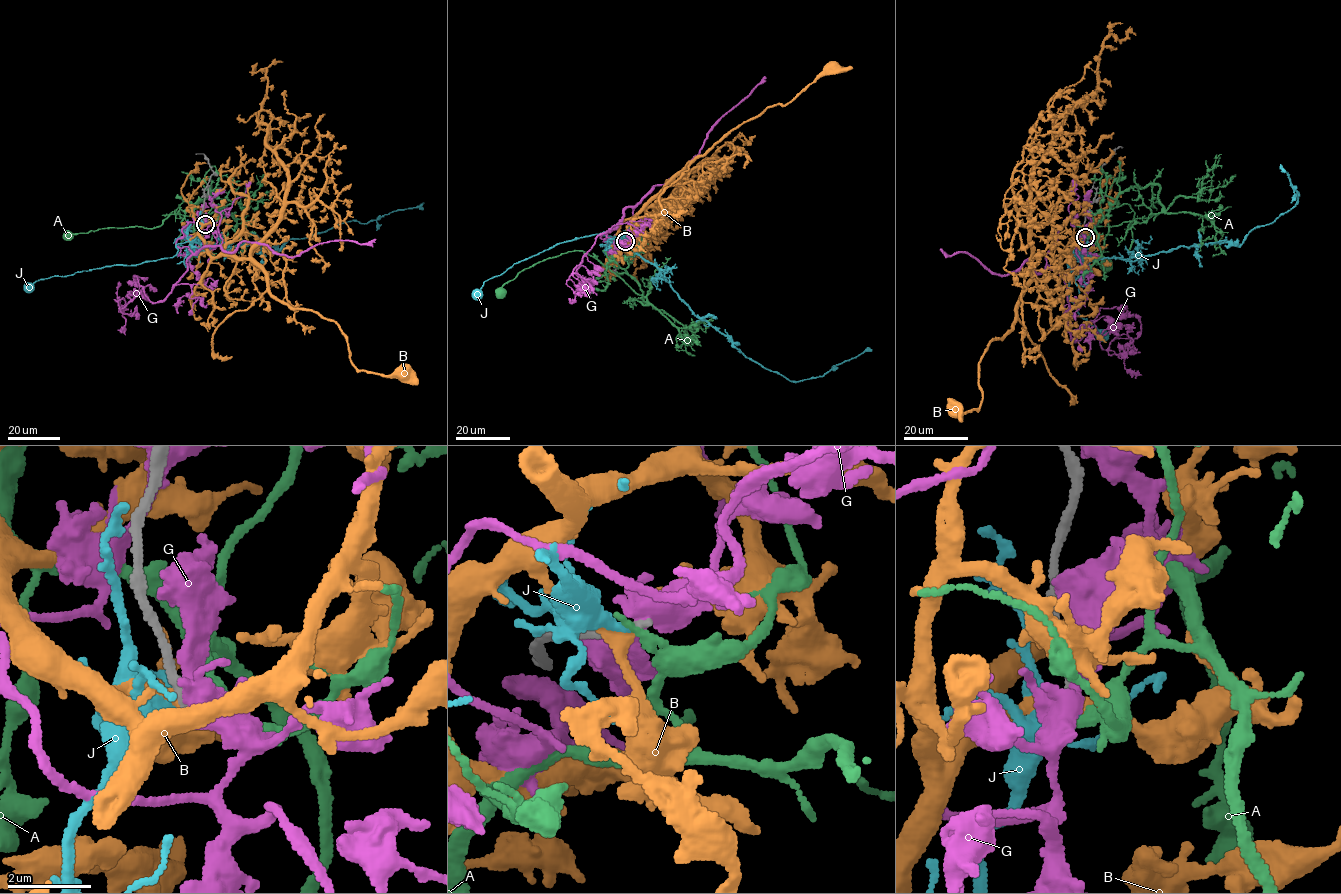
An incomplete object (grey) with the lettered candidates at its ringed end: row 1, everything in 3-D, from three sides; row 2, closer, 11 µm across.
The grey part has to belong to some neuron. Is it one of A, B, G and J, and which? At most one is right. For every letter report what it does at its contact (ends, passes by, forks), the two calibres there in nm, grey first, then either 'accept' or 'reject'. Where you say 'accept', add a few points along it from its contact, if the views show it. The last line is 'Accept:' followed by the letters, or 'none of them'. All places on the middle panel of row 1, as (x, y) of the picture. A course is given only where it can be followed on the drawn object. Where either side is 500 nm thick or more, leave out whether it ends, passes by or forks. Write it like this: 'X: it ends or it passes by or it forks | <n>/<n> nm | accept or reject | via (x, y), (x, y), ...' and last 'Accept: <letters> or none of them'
A: it ends | 220/280 nm | reject
B: it passes by | 280/300 nm | reject
G: it forks | 260/440 nm | reject
J: it ends | 240/160 nm | reject
Accept: none of them

